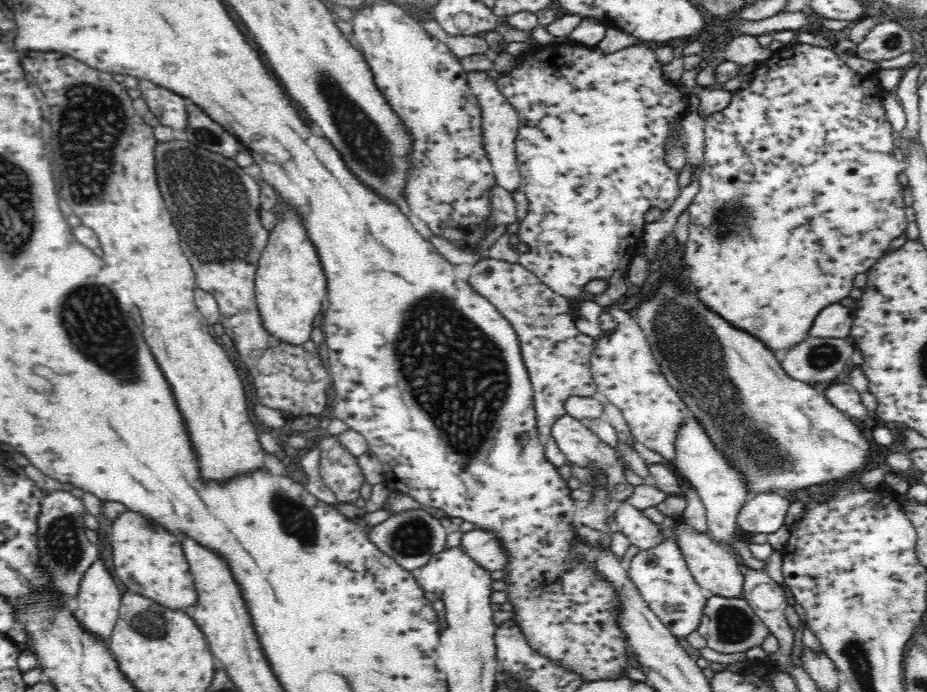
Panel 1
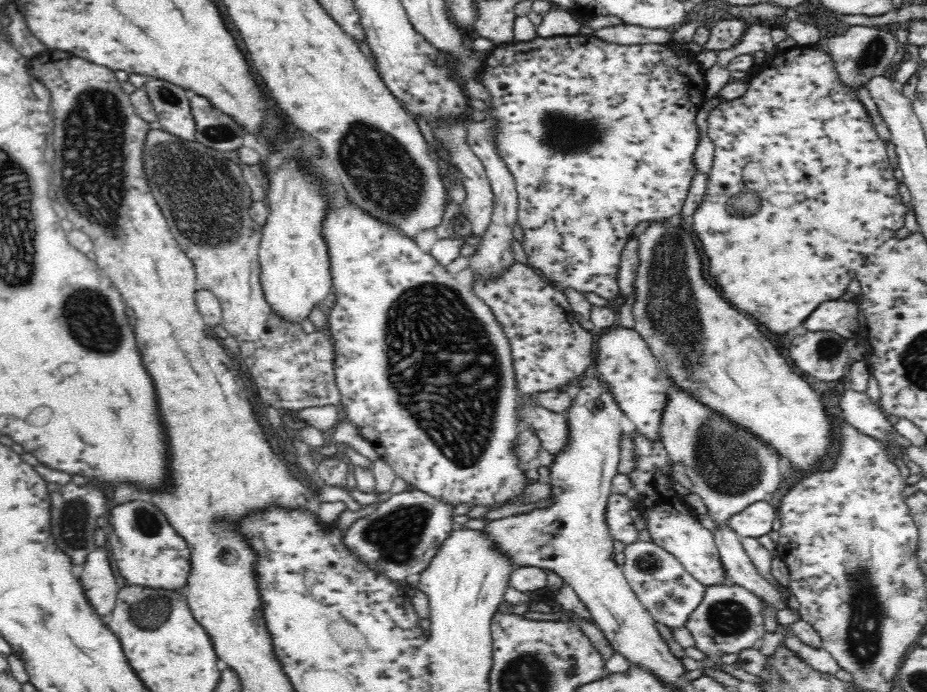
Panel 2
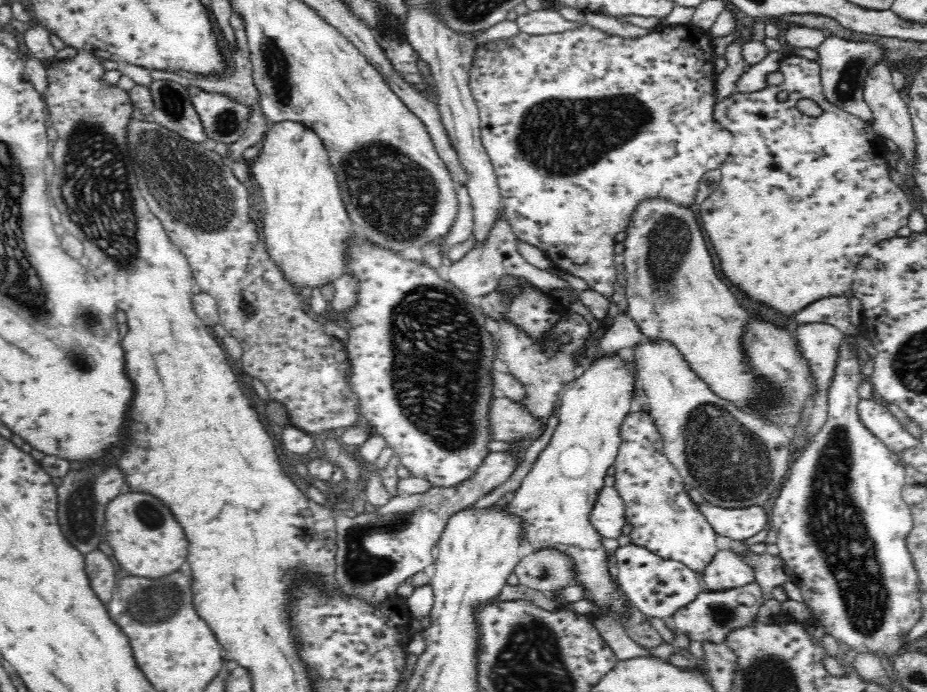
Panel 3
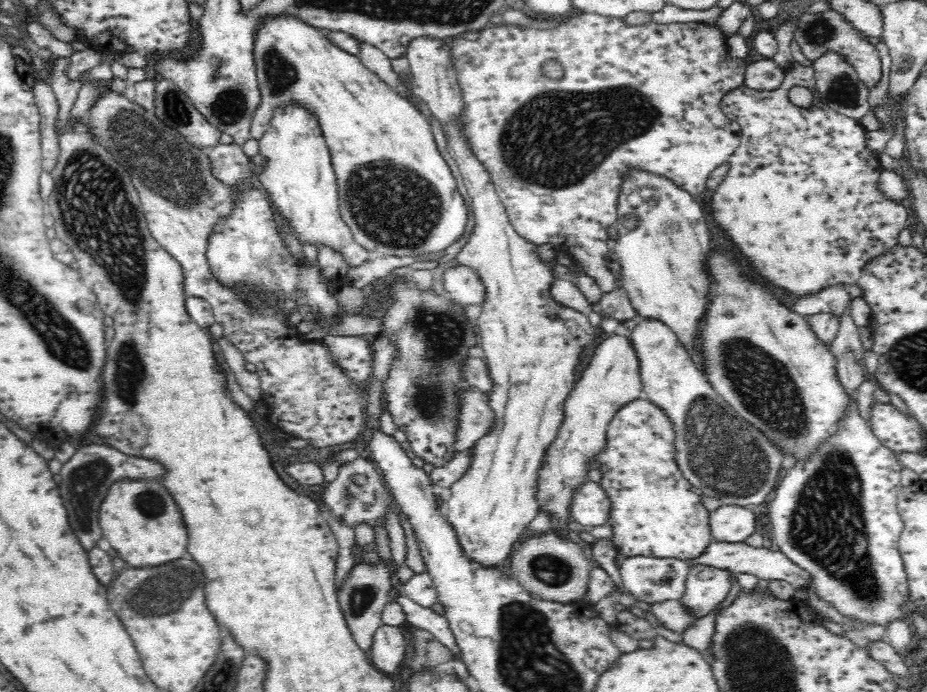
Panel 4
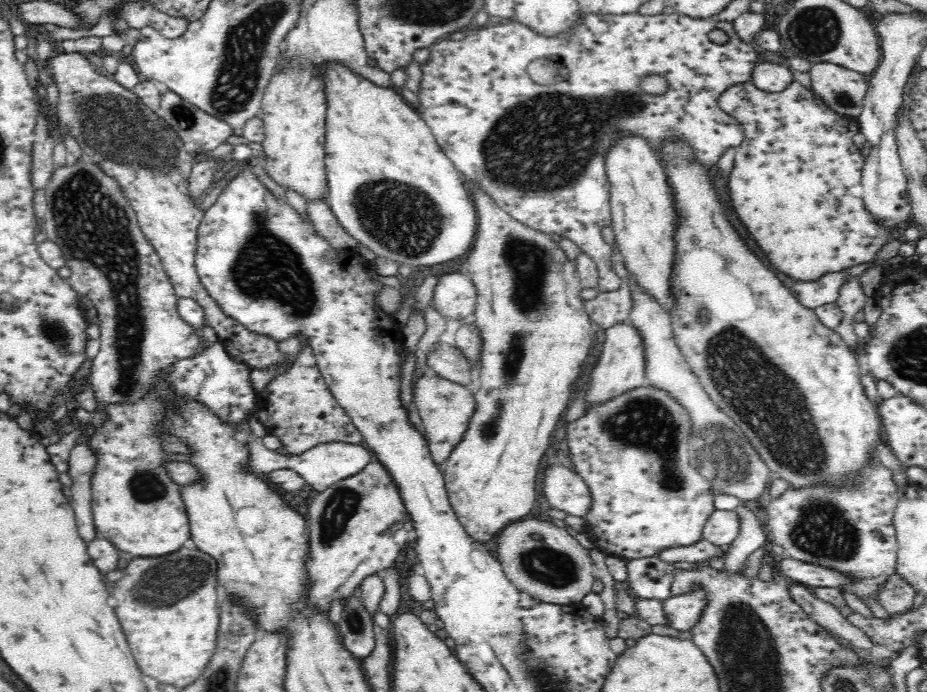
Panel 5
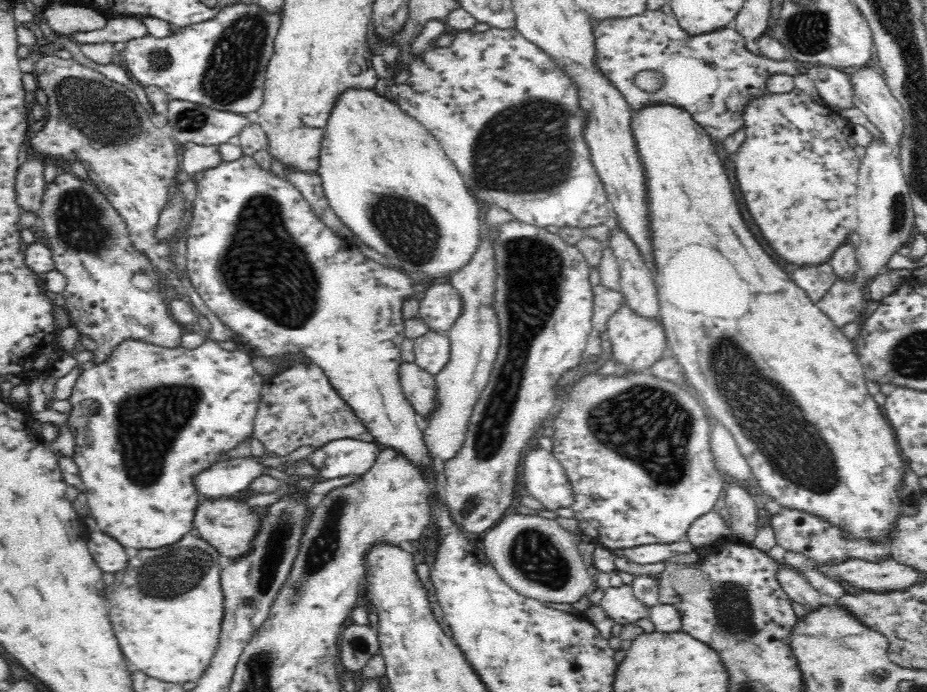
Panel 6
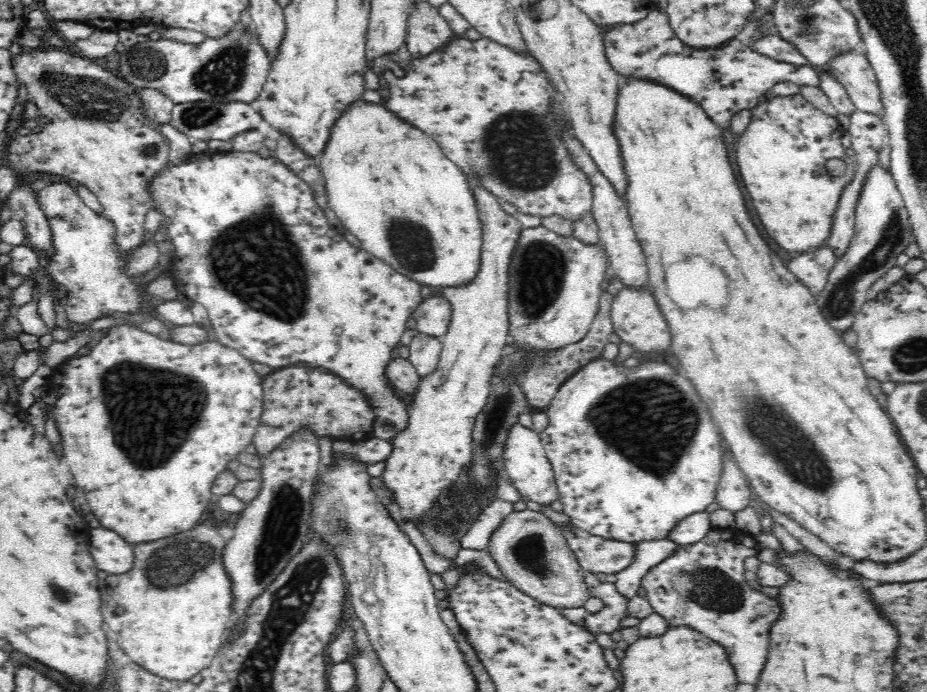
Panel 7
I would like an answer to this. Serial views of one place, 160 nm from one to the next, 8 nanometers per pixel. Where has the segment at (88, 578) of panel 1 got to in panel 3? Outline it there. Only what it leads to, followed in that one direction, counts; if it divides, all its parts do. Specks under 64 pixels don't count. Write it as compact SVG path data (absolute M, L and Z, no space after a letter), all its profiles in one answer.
M100 550L90 552L86 556L86 574L90 576L90 584L92 584L94 592L100 596L102 602L107 603L111 599L117 582L114 577L112 560Z

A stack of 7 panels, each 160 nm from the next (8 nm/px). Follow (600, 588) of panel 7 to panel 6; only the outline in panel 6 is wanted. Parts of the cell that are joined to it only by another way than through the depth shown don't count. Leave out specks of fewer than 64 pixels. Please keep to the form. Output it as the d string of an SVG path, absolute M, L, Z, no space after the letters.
M632 586L609 587L602 589L602 592L604 596L599 602L599 608L616 624L625 625L639 618L648 618L649 609L635 599Z

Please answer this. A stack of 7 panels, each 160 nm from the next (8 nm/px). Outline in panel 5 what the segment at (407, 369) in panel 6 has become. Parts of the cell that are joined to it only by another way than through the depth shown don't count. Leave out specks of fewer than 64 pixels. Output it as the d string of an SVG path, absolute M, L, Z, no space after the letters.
M422 374L412 381L411 405L418 410L422 426L426 430L430 453L434 461L444 465L448 455L452 452L455 444L462 438L462 434L468 428L468 422L474 410L474 397L466 386L457 382L446 380L440 376L428 376Z

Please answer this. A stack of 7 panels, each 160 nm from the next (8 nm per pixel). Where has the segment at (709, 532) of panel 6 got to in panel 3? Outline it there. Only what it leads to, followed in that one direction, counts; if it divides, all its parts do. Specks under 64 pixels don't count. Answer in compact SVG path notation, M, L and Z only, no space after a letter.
M706 502L699 507L717 536L732 540L748 540L764 529L768 522L768 511L760 506L726 508Z

